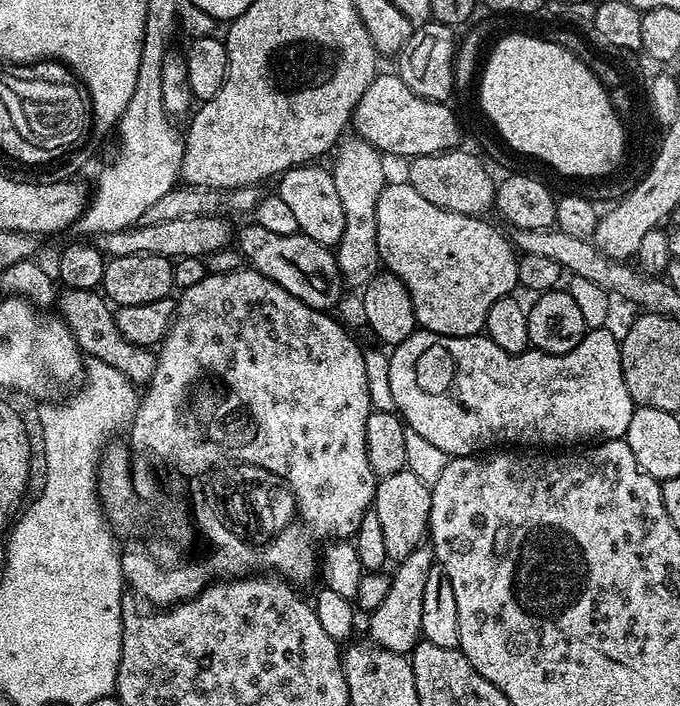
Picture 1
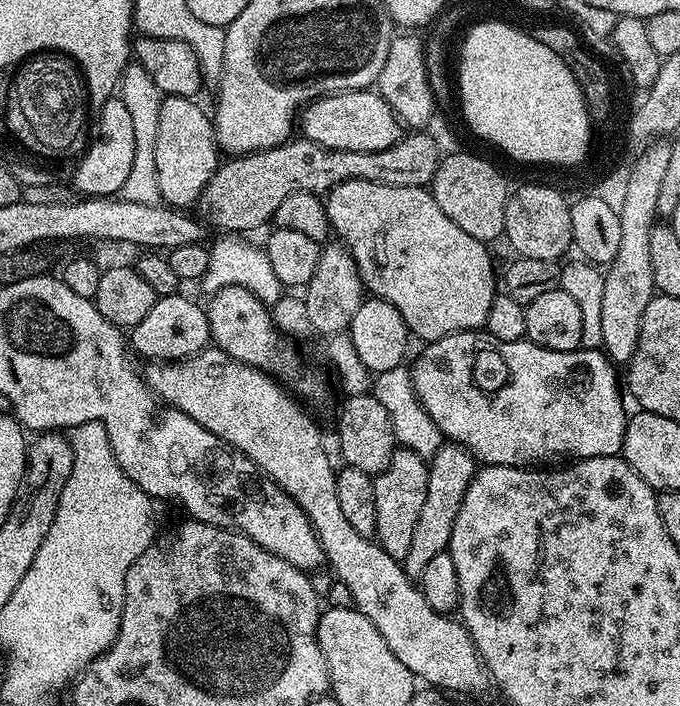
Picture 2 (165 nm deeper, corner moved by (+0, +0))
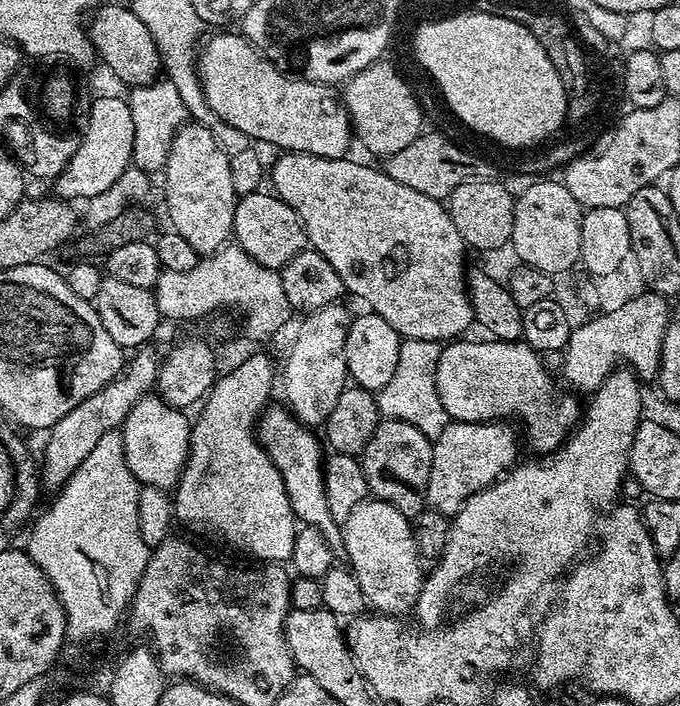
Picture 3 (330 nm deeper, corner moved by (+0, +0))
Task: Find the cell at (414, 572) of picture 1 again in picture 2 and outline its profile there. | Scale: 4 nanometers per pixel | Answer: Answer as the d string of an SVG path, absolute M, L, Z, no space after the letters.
M445 442L427 461L427 466L426 502L422 502L422 514L418 514L418 526L414 526L410 554L406 554L406 558L402 561L404 573L413 578L419 578L422 570L426 570L430 558L447 552L450 534L454 530L454 518L458 518L462 498L476 476L478 461L462 445Z

